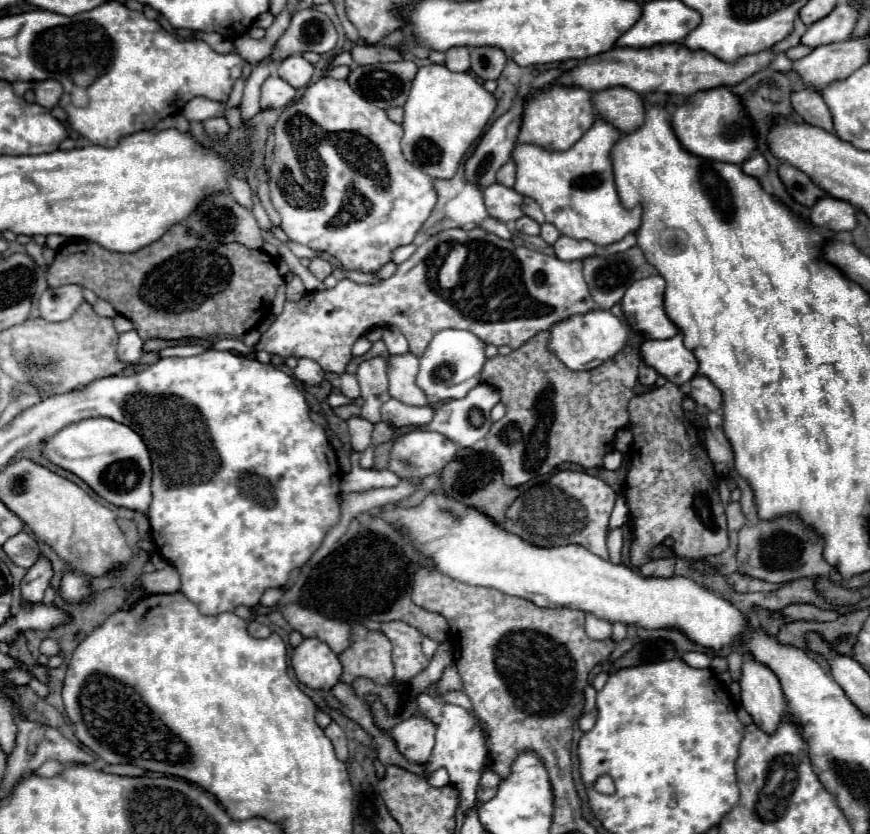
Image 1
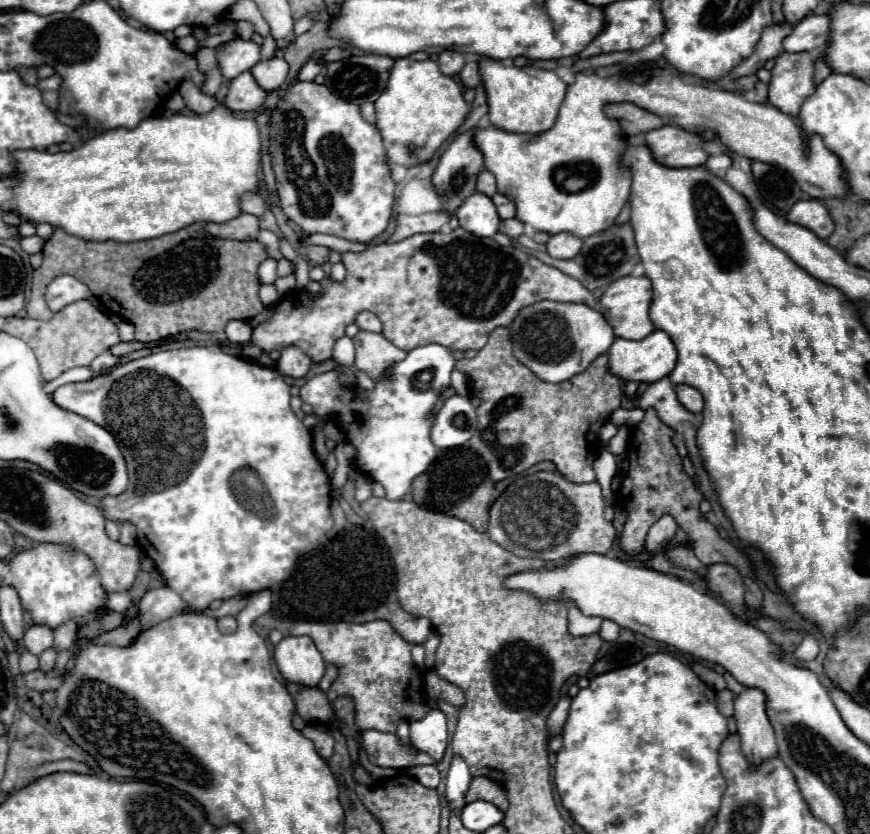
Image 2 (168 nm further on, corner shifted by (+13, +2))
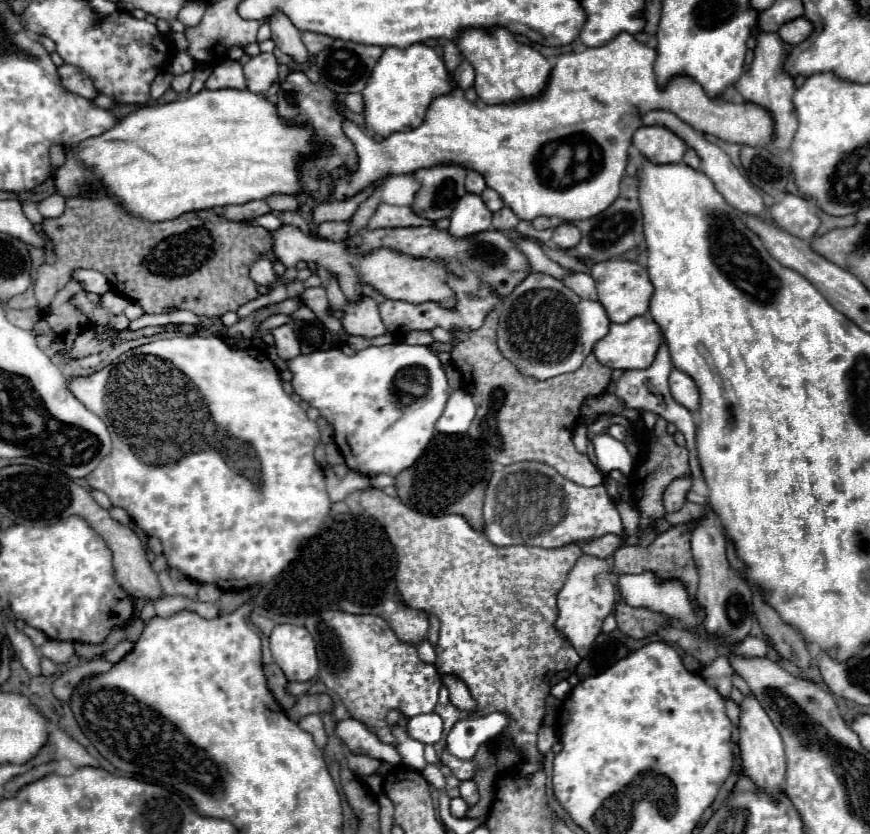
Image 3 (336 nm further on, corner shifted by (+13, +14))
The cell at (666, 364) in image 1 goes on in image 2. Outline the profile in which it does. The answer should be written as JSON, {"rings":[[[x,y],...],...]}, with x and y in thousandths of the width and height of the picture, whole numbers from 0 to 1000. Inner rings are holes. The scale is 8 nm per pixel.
{"rings":[[[753,396],[739,408],[707,405],[705,415],[700,417],[700,444],[716,456],[755,458],[755,456],[769,451],[774,446],[776,436],[778,436],[778,420],[776,420],[771,405],[762,396]]]}

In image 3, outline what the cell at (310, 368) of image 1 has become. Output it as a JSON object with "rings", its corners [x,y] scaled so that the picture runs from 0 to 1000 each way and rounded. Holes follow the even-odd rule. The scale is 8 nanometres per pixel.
{"rings":[[[325,388],[321,393],[314,393],[311,400],[316,405],[316,415],[318,415],[321,427],[325,432],[334,432],[334,429],[341,429],[346,424],[344,422],[344,405],[334,391]]]}

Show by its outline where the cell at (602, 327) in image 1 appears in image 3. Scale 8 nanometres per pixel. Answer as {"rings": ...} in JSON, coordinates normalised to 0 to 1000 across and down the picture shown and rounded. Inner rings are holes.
{"rings":[[[610,326],[576,360],[571,415],[599,448],[631,456],[649,446],[661,446],[679,424],[684,410],[700,398],[700,388],[698,374],[689,362],[666,357],[636,331]]]}

